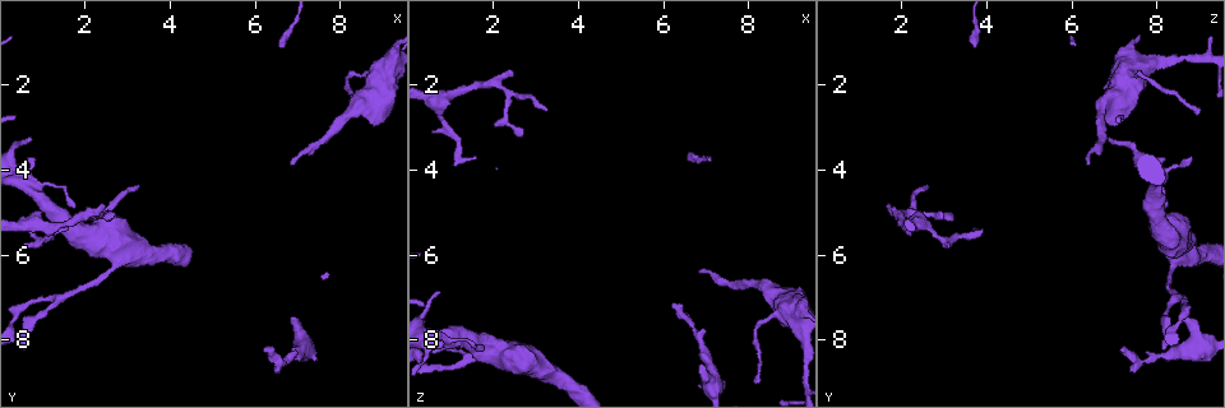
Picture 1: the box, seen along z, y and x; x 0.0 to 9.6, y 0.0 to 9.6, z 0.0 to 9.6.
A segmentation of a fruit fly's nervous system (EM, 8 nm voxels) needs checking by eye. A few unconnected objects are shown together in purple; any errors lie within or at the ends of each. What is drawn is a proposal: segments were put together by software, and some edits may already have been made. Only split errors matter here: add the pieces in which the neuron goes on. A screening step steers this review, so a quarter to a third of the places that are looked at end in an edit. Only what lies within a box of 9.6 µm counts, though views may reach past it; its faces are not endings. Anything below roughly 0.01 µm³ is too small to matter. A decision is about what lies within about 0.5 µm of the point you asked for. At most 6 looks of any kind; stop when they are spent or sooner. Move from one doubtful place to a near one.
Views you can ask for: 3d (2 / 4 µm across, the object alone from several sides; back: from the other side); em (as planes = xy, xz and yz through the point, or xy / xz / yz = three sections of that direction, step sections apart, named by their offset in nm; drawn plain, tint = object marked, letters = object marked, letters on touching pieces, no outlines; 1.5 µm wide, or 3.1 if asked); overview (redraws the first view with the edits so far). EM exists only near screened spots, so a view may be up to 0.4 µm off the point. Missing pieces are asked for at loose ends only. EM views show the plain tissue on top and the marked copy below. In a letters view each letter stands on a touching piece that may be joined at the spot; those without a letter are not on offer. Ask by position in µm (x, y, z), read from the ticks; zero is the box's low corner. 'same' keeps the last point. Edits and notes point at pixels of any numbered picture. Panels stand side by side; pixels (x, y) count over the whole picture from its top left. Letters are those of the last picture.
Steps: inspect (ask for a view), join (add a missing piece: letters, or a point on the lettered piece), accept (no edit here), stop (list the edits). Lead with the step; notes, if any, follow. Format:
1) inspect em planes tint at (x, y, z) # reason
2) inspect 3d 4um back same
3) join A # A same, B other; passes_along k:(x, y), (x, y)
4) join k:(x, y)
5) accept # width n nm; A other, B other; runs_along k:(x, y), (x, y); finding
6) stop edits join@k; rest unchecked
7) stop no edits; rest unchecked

inspect em planes tint at (3.25, 4.30, 2.60)

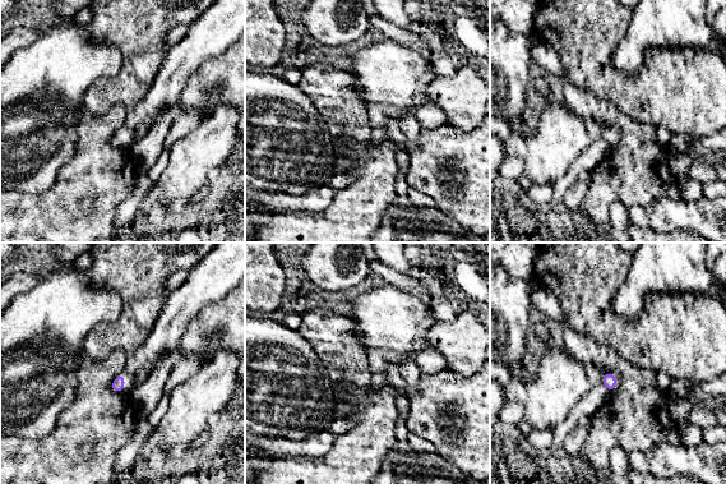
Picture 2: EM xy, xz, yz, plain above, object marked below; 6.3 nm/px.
inspect em planes letters same

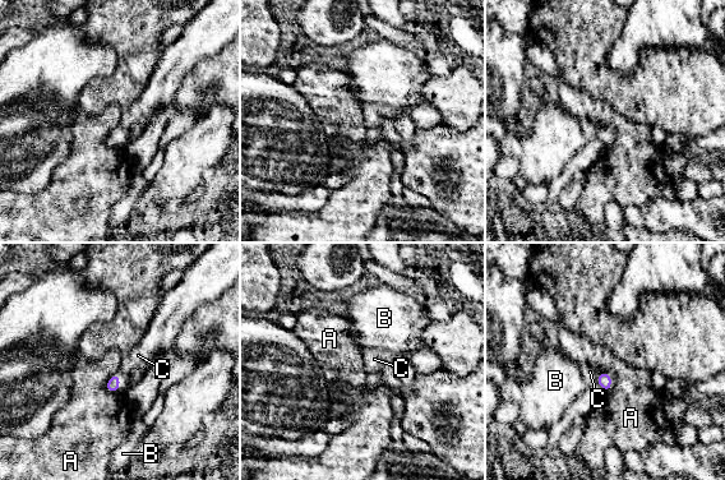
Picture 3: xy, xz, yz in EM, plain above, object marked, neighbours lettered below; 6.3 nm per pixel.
accept # width 80 nm; A other, B other, C other; border 3:(116, 372), (105, 386), (114, 393); no lettered piece goes on from it

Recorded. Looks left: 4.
inspect 3d 4um at (6.15, 8.20, 7.20) # tapers out

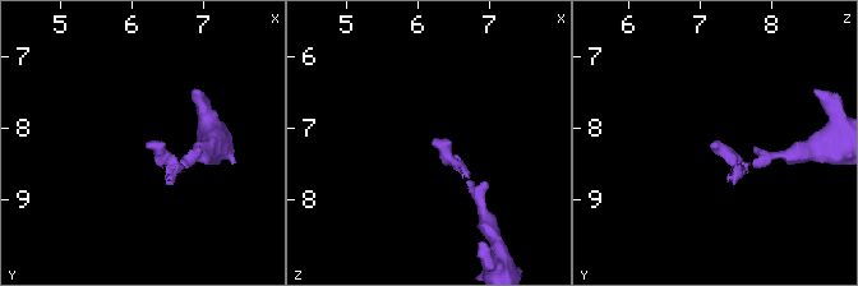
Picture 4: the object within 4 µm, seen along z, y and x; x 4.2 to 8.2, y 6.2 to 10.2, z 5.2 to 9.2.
inspect em planes tint at (6.25, 8.15, 7.20)

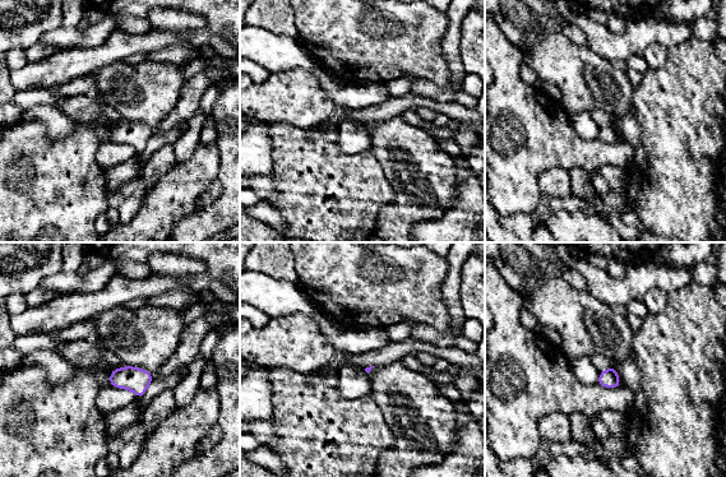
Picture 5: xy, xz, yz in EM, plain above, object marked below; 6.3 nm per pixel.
inspect em planes letters same

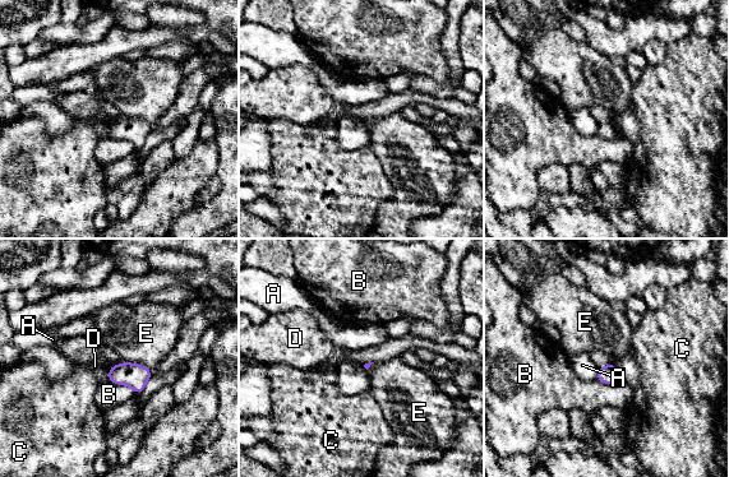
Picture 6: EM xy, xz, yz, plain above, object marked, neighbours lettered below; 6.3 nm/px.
accept # A other, B other, C other, D other, E other; border 6:(127, 361), (144, 365), (153, 373); no lettered piece goes on from it

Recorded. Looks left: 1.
stop no edits; rest unchecked

